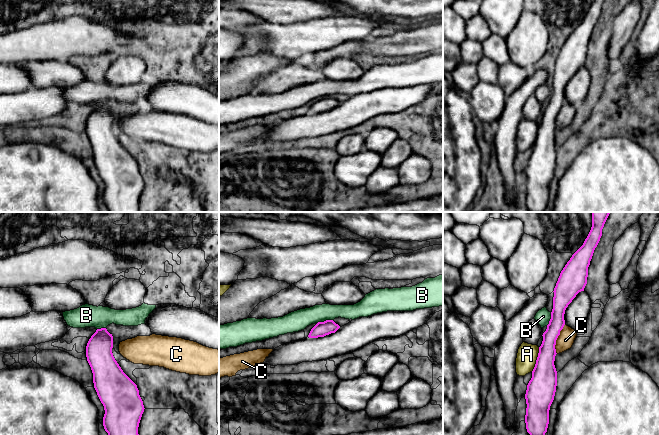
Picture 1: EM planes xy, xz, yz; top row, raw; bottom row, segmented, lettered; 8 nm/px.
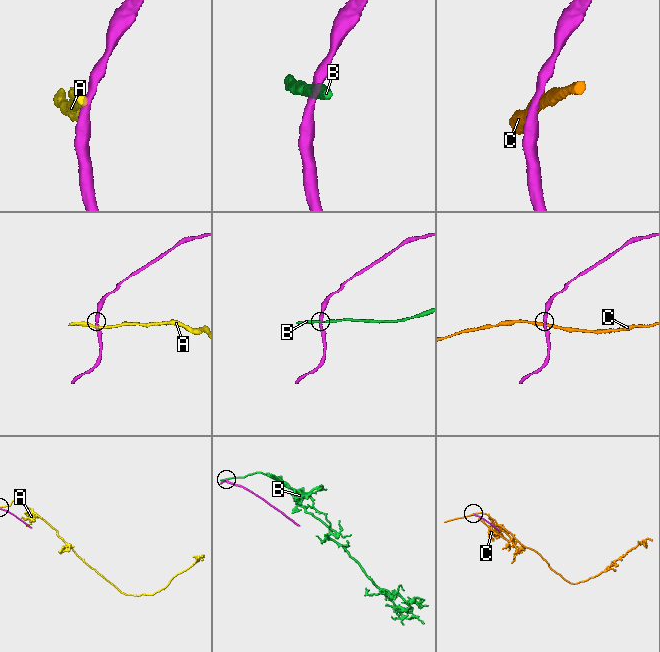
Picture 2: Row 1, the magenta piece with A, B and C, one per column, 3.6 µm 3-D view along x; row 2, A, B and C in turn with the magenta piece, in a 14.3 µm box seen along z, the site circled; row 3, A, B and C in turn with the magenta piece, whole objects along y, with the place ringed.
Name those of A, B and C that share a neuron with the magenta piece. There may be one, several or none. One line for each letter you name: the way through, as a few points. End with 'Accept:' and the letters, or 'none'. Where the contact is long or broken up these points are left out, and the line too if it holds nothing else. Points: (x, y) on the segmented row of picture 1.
Accept: none

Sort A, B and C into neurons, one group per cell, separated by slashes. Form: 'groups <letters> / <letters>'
groups A / B / C

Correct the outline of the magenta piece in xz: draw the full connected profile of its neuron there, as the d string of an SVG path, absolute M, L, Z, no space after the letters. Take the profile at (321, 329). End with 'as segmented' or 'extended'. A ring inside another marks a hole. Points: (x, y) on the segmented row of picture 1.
M326 320L324 322L318 322L310 331L309 338L324 337L331 333L335 333L340 326L333 320Z; as segmented

